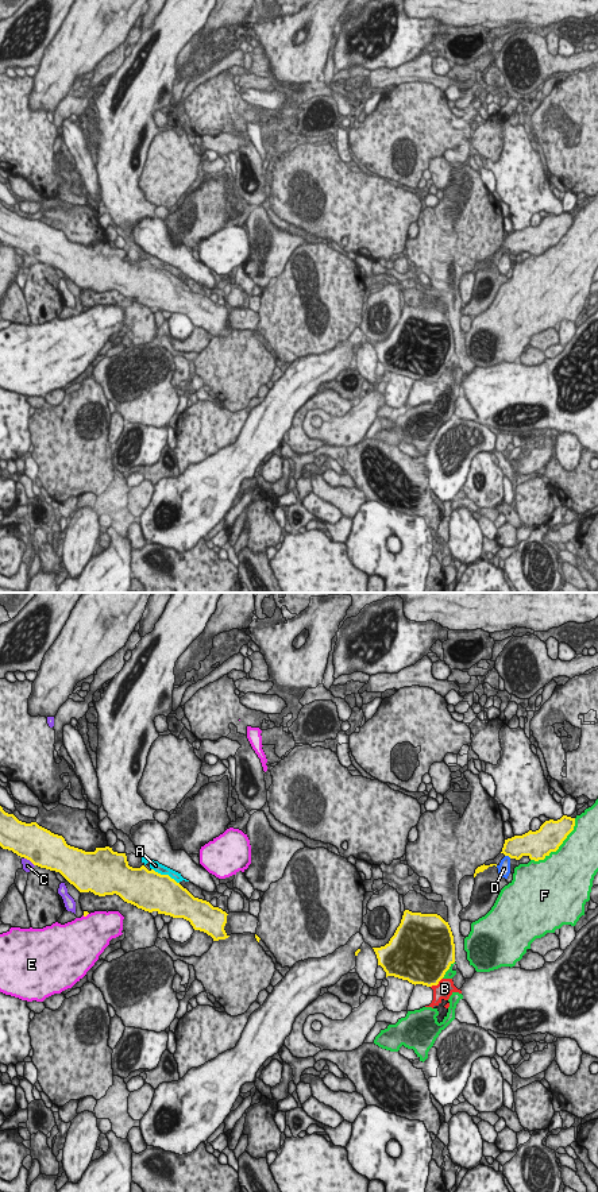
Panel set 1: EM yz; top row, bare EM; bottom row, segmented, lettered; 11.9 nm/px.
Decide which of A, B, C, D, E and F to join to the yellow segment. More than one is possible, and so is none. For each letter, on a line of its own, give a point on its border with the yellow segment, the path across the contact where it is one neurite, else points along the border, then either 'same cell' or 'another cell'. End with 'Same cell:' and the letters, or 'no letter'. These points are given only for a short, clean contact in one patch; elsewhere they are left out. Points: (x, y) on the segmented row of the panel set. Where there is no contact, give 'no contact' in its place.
A: yz (165, 875) | another cell
B: yz (436, 984) | along yz (442, 978), (431, 987) | another cell
C: yz (30, 860) | another cell
D: yz (508, 855) | another cell
E: yz (85, 915) | another cell
F: yz (559, 845) | another cell
Same cell: no letter

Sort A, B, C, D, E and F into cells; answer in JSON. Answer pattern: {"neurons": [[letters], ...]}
{"neurons": [["A"], ["B", "F"], ["C"], ["D"], ["E"]]}

